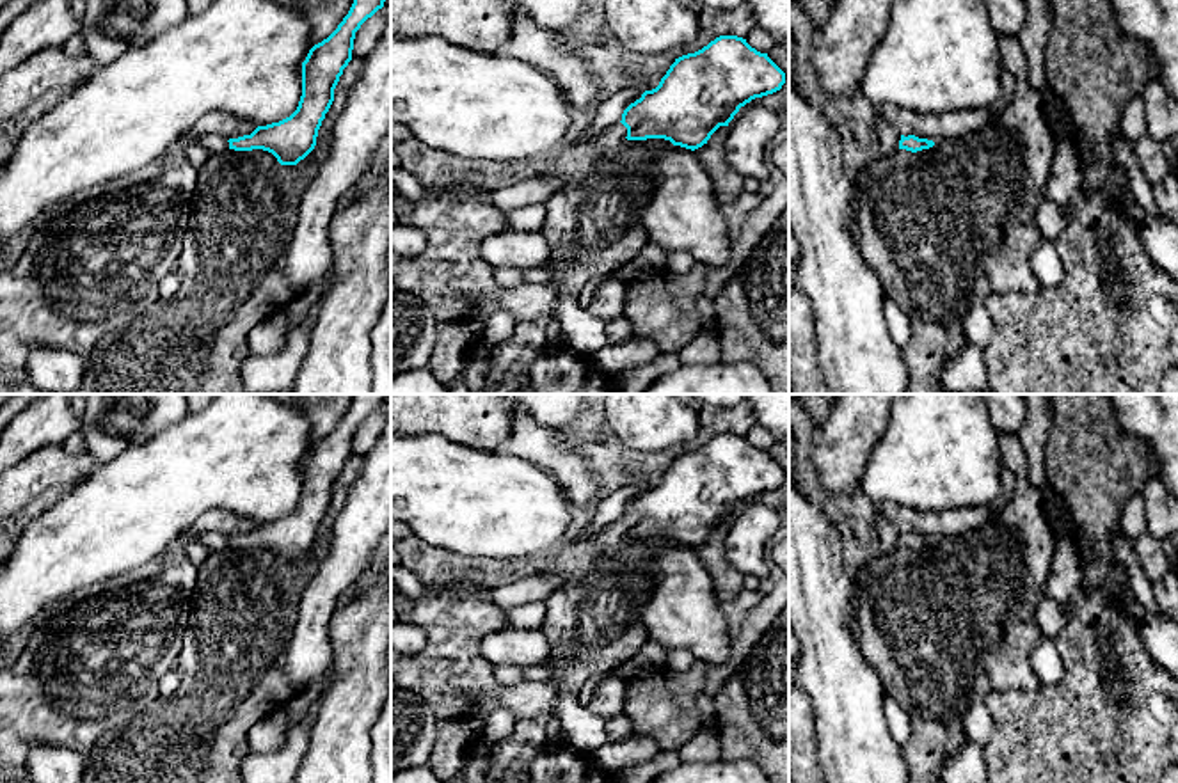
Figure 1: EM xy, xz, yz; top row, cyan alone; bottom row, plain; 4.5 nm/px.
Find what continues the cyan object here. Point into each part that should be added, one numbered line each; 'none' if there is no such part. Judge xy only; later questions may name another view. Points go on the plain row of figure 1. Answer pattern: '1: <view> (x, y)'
1: xy (212, 540)

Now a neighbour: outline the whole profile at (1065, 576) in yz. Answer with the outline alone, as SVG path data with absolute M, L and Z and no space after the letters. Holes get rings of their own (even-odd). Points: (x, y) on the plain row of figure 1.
M1061 524L1054 527L1055 549L1043 597L1064 604L1082 582L1082 558L1075 536Z

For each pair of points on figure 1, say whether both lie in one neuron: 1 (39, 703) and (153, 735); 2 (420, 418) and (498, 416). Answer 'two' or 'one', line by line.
1: two
2: one

